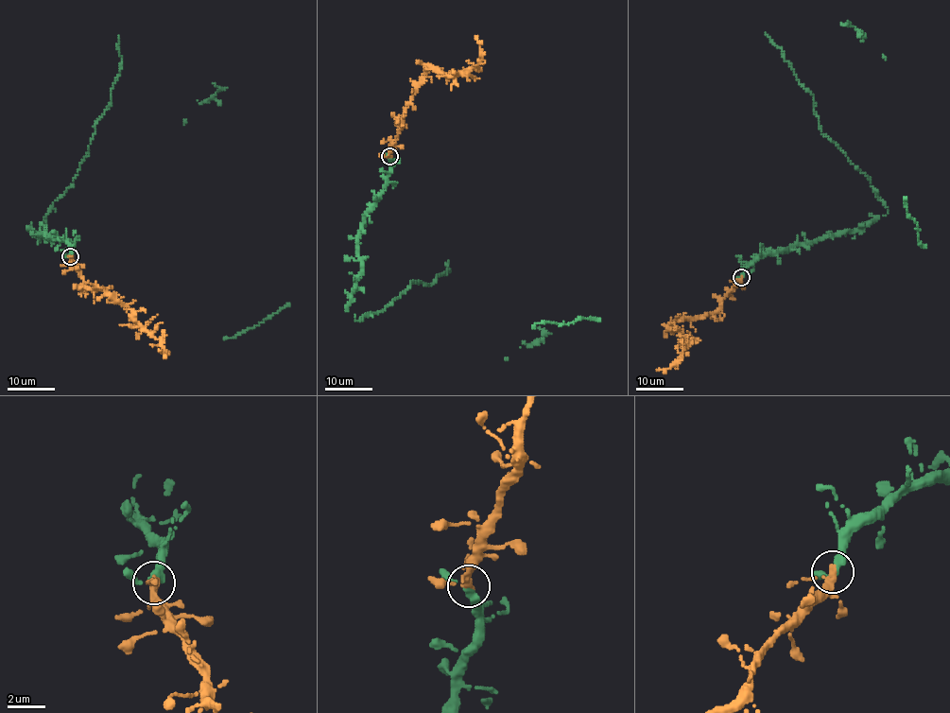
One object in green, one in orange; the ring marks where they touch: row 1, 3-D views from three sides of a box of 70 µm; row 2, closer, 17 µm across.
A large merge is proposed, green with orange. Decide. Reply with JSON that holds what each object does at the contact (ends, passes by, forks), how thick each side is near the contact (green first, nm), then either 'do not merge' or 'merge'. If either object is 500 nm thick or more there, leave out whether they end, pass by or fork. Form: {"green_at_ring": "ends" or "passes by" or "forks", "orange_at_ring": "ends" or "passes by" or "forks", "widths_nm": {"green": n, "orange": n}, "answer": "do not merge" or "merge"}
{"green_at_ring": "passes by", "orange_at_ring": "passes by", "widths_nm": {"green": 320, "orange": 320}, "answer": "merge"}

